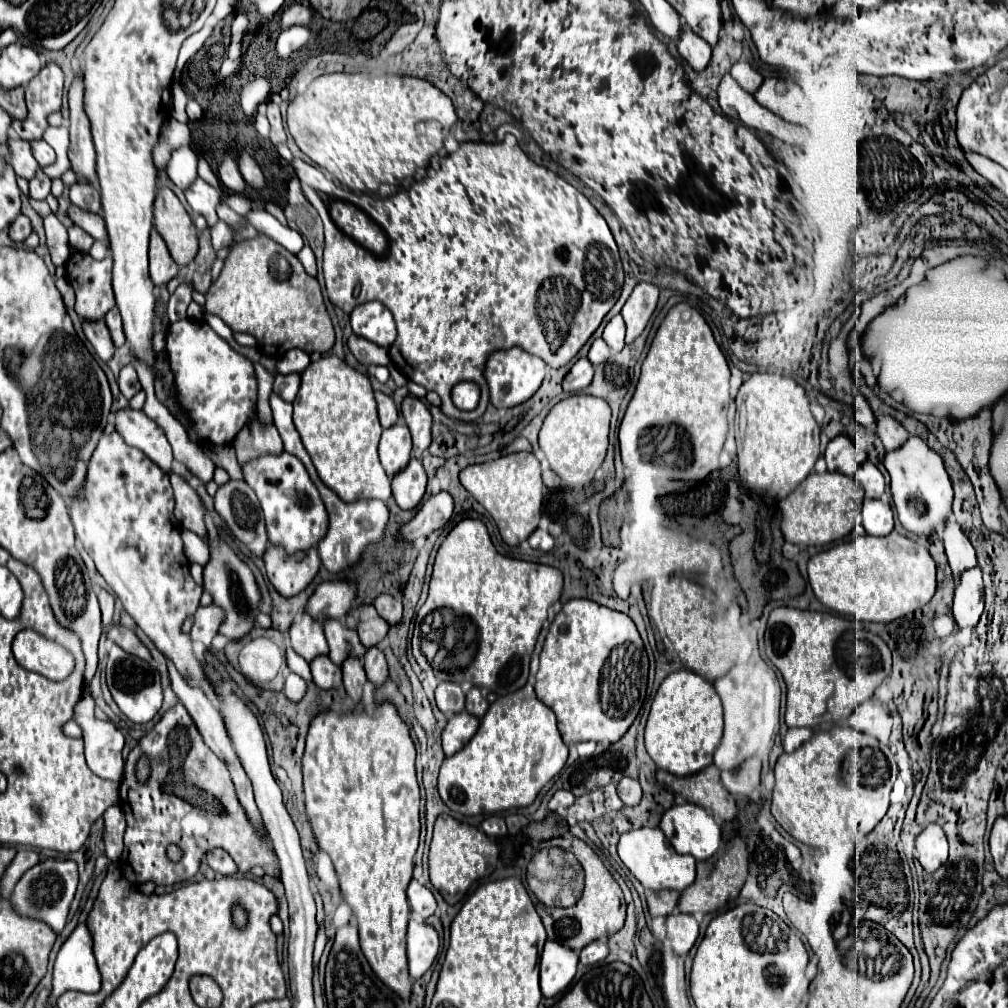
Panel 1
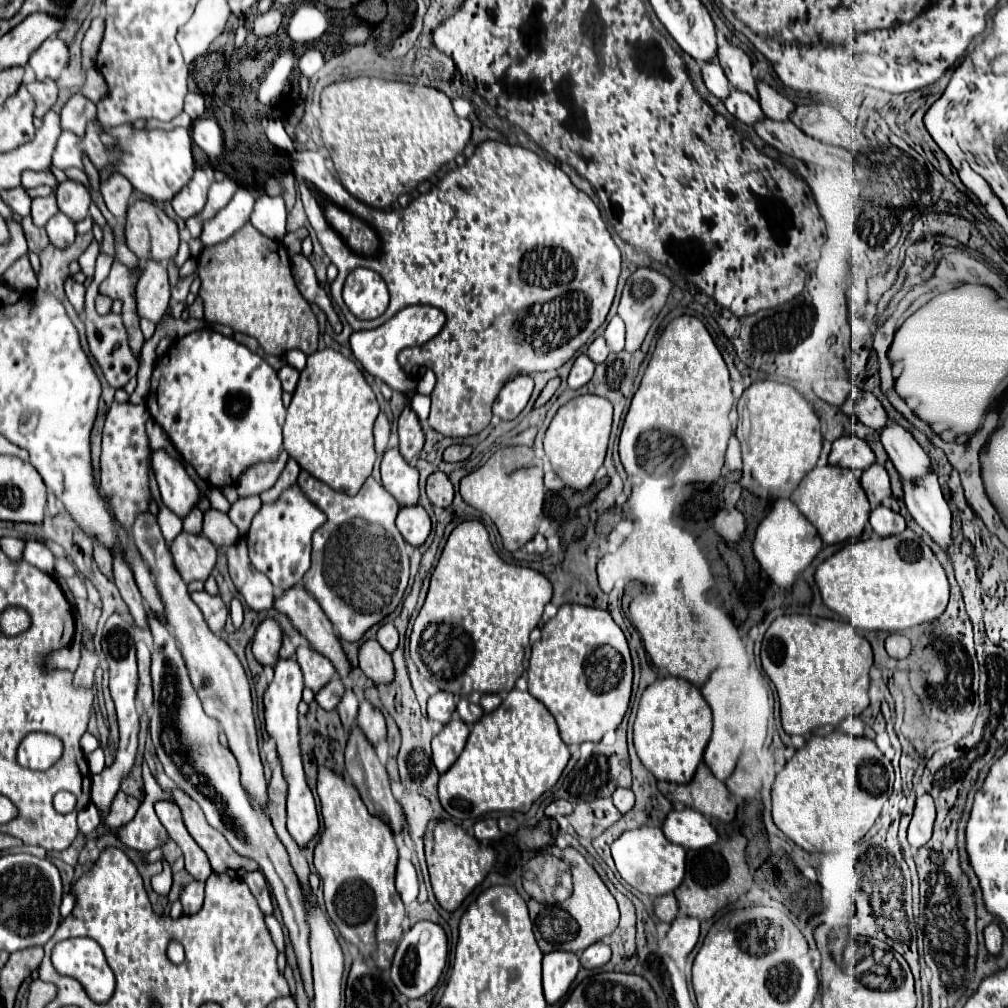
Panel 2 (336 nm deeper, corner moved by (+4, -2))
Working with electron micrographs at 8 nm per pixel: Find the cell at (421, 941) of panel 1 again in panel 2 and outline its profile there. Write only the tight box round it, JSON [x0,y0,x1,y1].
[391,921,447,999]

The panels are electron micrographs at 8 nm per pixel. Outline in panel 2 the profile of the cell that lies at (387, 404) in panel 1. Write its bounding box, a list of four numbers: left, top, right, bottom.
[373,413,391,455]

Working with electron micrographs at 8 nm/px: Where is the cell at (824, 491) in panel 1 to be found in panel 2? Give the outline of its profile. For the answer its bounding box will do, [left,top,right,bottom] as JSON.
[791,467,869,543]

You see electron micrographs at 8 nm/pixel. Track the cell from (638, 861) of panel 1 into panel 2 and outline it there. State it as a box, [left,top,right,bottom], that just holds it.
[611,827,685,897]

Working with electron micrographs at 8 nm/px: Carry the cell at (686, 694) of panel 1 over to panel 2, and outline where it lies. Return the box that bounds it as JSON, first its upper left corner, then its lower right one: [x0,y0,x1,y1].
[633,677,711,783]

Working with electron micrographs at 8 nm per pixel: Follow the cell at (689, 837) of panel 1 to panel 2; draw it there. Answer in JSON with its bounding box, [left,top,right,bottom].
[663,809,717,849]

